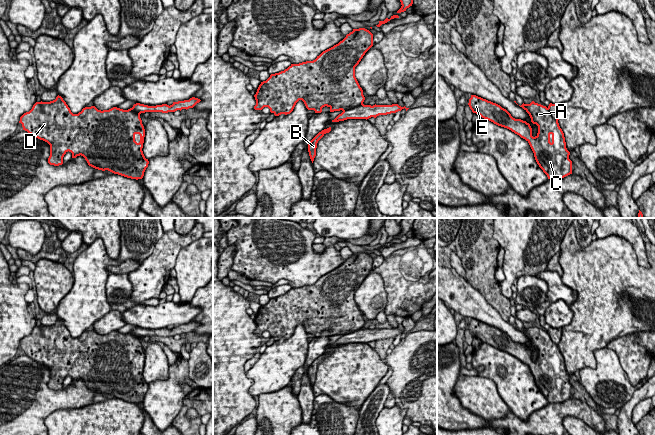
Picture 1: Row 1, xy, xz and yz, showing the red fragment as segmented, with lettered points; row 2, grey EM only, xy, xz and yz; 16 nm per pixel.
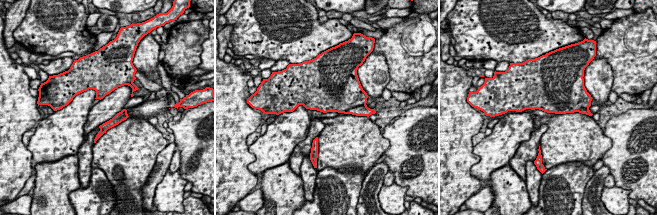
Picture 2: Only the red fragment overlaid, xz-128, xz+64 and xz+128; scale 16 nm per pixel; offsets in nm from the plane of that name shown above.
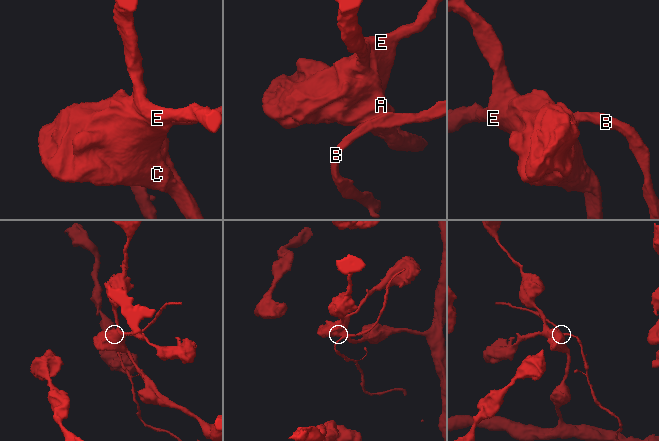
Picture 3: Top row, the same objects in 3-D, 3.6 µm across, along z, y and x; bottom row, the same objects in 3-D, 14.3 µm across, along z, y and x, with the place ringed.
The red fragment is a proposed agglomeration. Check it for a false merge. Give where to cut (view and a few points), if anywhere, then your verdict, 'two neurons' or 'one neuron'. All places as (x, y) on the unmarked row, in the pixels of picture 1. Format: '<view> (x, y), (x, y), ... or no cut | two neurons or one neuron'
xz (362, 327), (343, 335) | two neurons

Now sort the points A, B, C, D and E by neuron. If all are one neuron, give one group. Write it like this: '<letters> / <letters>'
A C D E / B

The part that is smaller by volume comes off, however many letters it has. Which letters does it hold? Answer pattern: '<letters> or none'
B

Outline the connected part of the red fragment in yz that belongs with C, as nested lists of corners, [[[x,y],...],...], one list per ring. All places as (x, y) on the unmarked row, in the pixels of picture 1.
[[[471,319],[468,329],[473,337],[525,363],[548,403],[562,403],[572,398],[572,385],[569,383],[570,376],[566,372],[564,357],[546,330],[534,325],[520,330],[529,338],[531,346],[538,350],[538,357],[533,361],[529,347],[513,342],[496,327]]]

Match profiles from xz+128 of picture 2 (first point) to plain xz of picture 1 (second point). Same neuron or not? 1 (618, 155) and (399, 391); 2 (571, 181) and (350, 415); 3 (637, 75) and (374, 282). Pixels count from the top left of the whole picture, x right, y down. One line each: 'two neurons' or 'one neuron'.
1: one neuron
2: one neuron
3: two neurons

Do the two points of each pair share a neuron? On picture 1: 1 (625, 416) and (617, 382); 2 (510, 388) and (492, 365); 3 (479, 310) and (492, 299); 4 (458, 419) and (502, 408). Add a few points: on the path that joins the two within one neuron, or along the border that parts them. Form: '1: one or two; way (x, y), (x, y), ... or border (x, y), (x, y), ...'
1: two; border (638, 388), (619, 408)
2: one; way (504, 382), (496, 375), (496, 371)
3: two; border (471, 285), (503, 319)
4: two; border (458, 400), (471, 412), (487, 420)

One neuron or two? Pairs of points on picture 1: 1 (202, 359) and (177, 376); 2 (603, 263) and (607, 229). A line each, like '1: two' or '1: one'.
1: two
2: two

